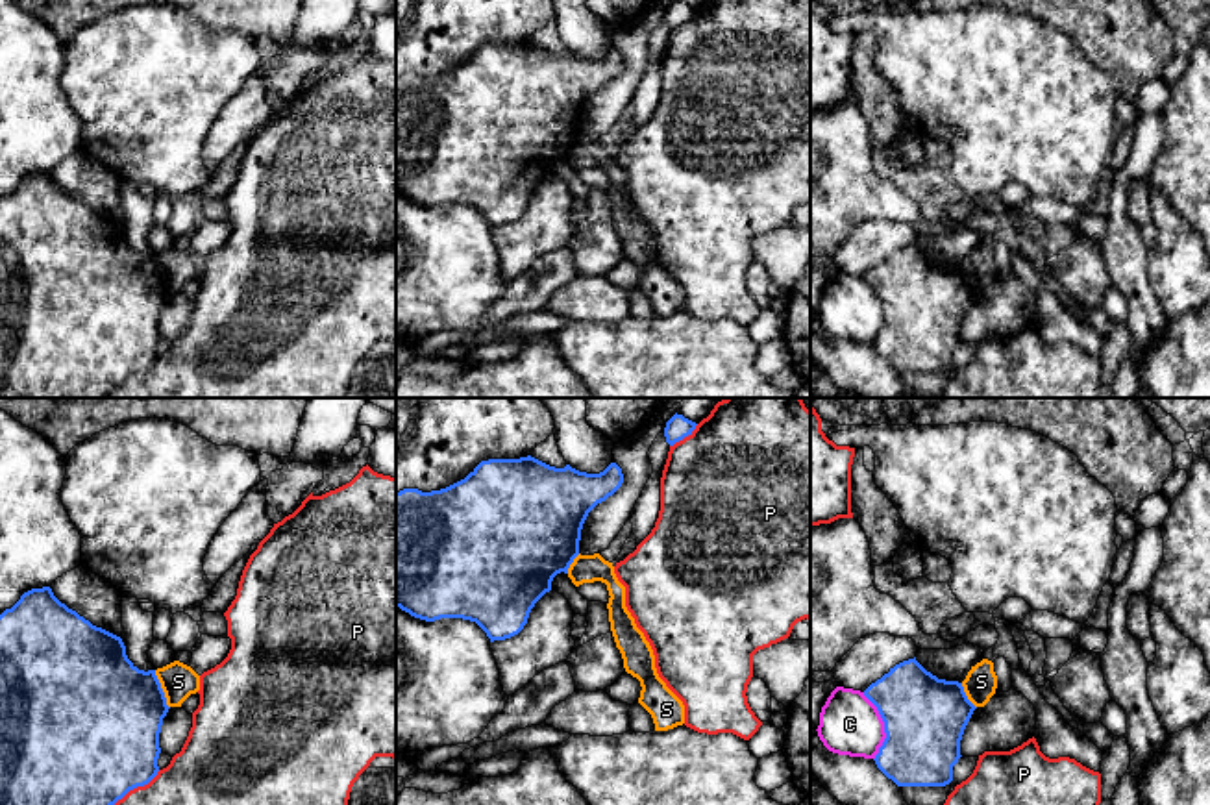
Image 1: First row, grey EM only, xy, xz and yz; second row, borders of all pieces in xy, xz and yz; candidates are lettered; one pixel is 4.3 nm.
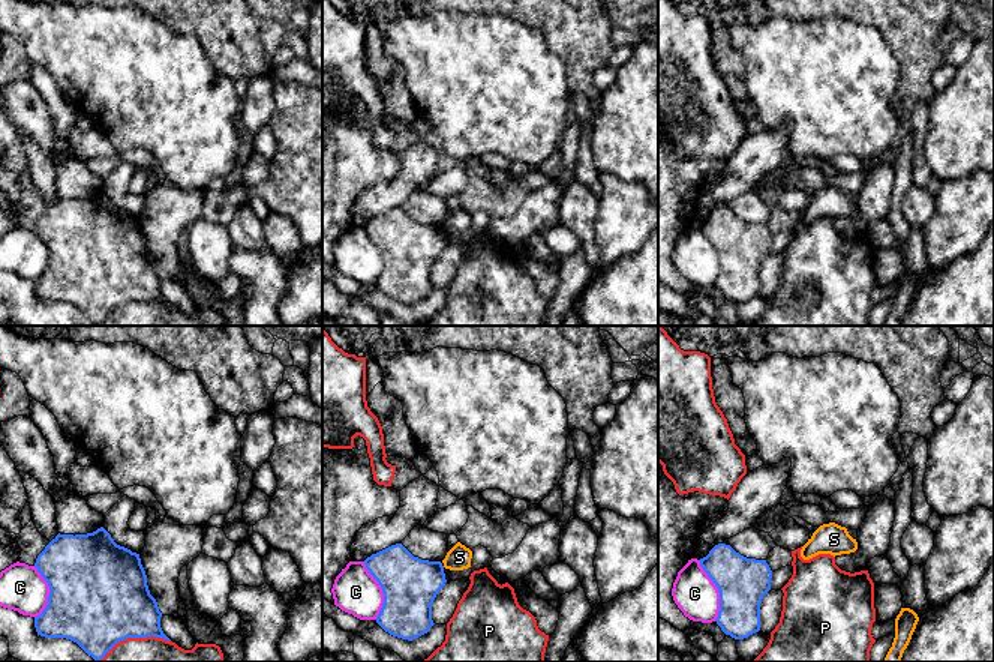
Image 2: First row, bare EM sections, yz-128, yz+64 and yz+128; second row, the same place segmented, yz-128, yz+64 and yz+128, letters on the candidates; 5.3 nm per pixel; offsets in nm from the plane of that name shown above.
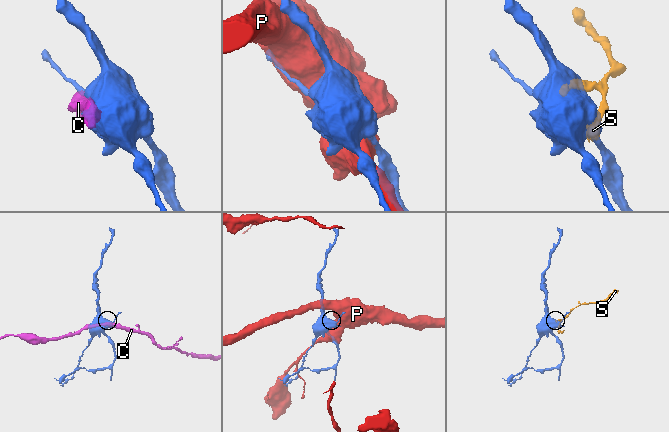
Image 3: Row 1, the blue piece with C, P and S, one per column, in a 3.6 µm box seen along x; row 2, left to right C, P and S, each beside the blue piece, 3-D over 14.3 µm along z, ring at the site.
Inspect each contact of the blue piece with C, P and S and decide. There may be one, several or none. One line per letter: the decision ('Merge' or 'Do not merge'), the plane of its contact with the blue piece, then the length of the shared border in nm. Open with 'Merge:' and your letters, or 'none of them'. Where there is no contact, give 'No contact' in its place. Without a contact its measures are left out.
Merge: none of them
C: Do not merge. Touches blue in yz. Shared border 300 nm
P: Do not merge. Touches blue in xz. Shared border 160 nm
S: Do not merge. Touches blue in xy. Shared border 180 nm

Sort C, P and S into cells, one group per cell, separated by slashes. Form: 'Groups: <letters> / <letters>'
Groups: C / P / S

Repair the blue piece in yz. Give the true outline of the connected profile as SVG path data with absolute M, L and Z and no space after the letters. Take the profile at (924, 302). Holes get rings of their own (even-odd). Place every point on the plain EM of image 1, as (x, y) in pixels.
M914 242L890 254L864 281L884 307L877 353L897 372L949 370L962 342L964 315L977 294L962 268L938 265Z

